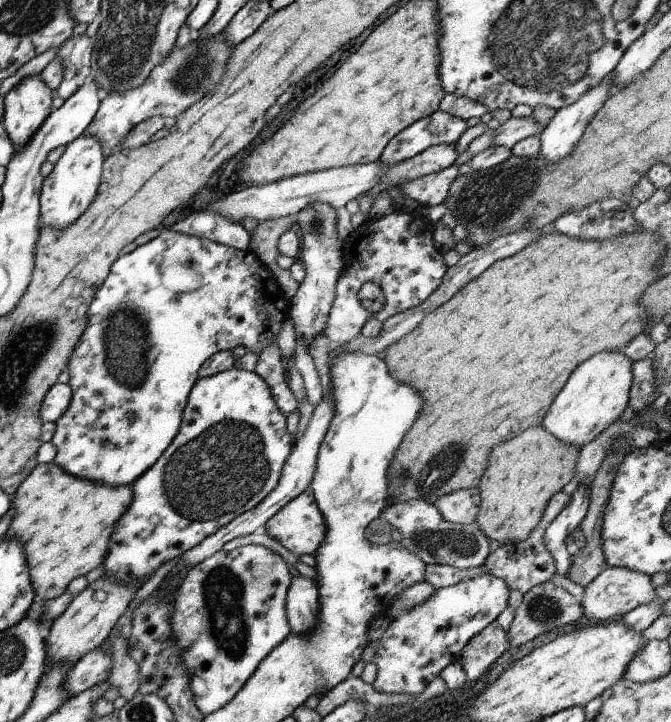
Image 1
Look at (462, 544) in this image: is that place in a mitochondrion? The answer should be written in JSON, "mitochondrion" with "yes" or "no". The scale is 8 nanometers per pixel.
{"mitochondrion":"yes"}

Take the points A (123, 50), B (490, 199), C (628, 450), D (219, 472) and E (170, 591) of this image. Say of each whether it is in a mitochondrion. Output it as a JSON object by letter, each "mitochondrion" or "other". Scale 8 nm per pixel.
{"A":"mitochondrion","B":"mitochondrion","C":"other","D":"mitochondrion","E":"other"}

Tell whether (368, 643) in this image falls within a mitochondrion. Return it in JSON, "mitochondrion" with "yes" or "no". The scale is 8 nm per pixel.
{"mitochondrion":"no"}

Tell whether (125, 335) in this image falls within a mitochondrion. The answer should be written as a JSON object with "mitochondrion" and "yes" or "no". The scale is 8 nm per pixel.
{"mitochondrion":"yes"}

